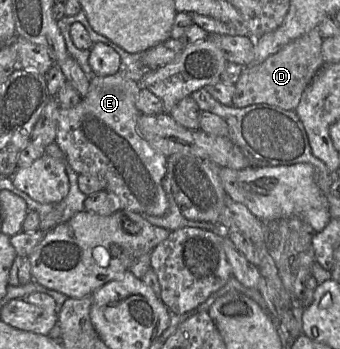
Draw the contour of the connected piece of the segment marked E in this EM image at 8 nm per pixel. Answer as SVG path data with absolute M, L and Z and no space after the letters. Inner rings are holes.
M123 70L109 76L92 75L88 93L79 104L72 108L60 108L55 143L77 174L97 176L105 182L105 190L118 197L121 211L162 216L168 209L168 199L162 186L167 157L156 151L137 130L141 112L136 107L136 99L141 88L141 83Z

